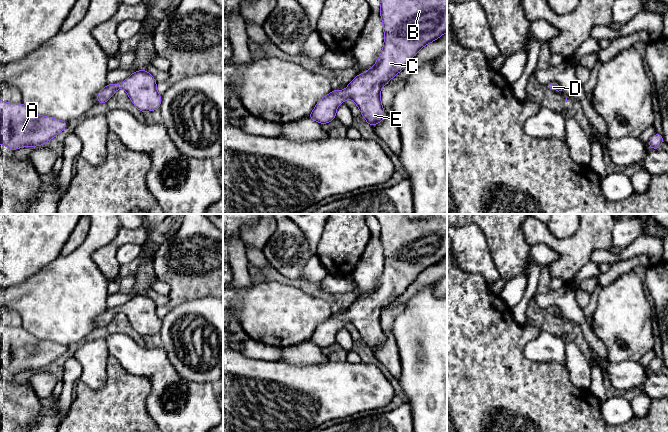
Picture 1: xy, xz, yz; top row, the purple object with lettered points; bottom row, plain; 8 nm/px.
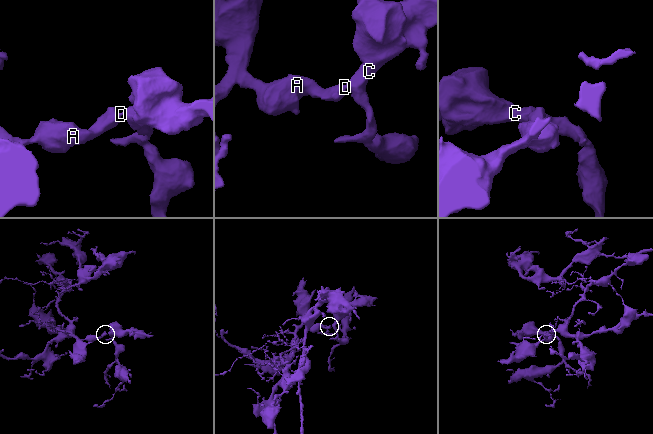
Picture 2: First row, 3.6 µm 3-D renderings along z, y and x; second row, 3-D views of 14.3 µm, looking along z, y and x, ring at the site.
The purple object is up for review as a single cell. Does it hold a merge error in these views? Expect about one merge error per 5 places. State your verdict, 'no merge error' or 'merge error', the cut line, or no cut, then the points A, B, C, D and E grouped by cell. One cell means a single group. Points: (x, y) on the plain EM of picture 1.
no merge error; no cut; A B C D E

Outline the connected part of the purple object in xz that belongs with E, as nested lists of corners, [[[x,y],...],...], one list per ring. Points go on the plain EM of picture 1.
[[[373,214],[380,225],[380,240],[384,253],[384,269],[376,288],[355,300],[344,315],[332,314],[320,323],[307,342],[320,348],[336,342],[337,331],[347,322],[353,324],[370,350],[380,347],[384,332],[380,324],[382,311],[404,293],[407,287],[425,269],[447,256],[447,214],[428,214],[425,219],[410,219],[405,214]]]

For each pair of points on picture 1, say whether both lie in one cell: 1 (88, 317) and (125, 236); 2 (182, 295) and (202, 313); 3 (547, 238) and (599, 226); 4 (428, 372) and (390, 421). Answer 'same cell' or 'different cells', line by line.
1: different cells
2: different cells
3: same cell
4: different cells

